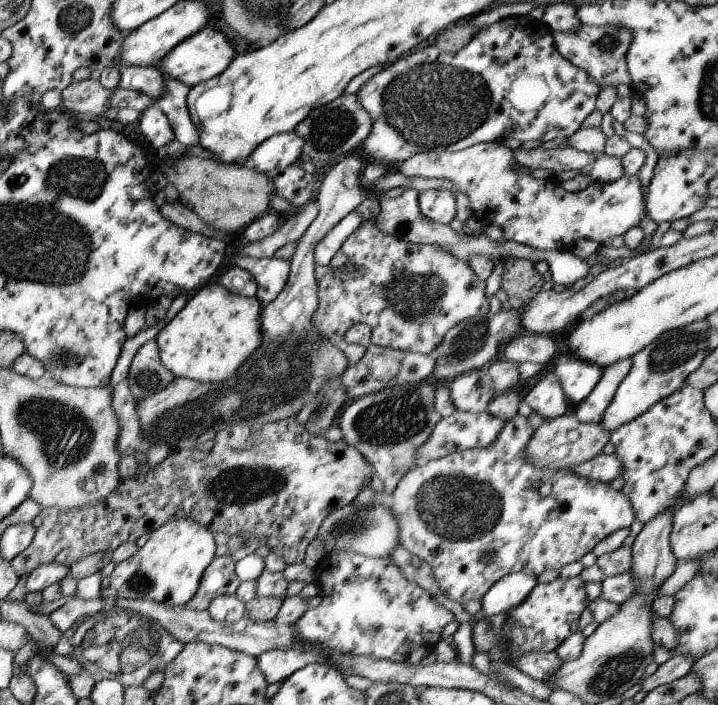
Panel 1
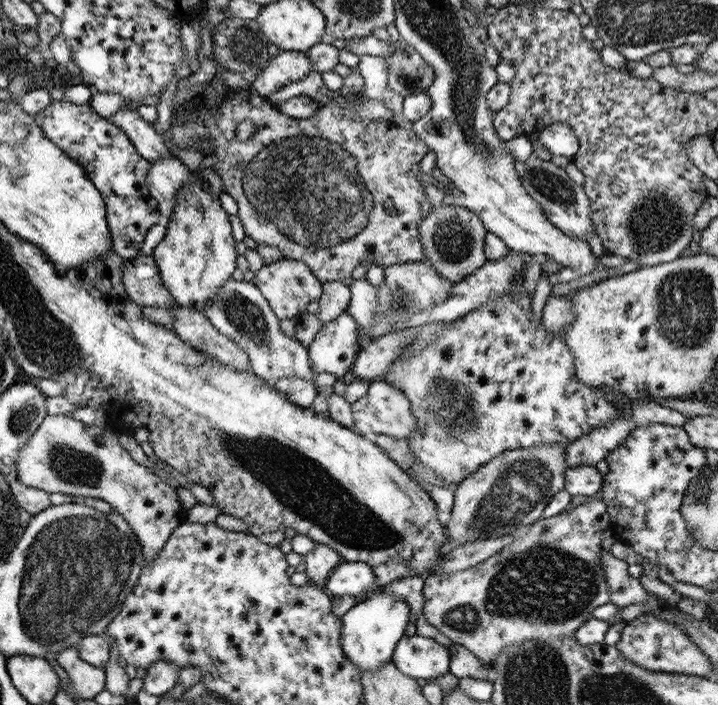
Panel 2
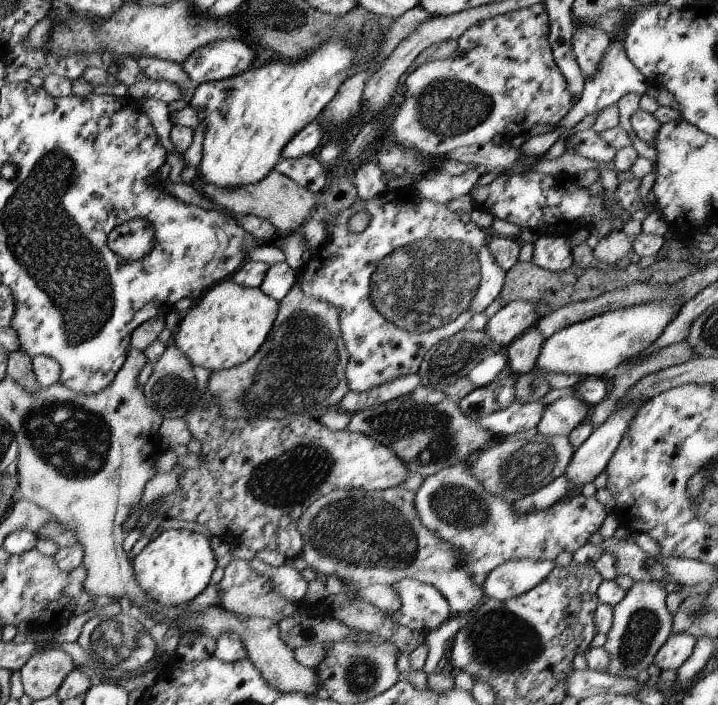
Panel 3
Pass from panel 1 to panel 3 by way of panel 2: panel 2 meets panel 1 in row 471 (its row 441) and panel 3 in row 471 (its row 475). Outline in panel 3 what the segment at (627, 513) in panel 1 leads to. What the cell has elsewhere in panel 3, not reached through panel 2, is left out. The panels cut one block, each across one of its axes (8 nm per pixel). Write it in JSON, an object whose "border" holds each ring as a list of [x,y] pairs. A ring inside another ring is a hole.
{"border":[[[476,454],[451,468],[445,467],[426,476],[421,482],[421,488],[416,488],[413,497],[421,526],[433,532],[439,540],[449,542],[459,552],[459,562],[473,584],[482,586],[485,576],[508,560],[529,558],[553,561],[563,550],[573,553],[588,542],[593,532],[599,530],[607,510],[594,496],[573,496],[569,500],[554,502],[549,508],[539,512],[527,512],[521,516],[515,514],[511,504],[497,496],[491,496],[469,474],[470,460]]]}

